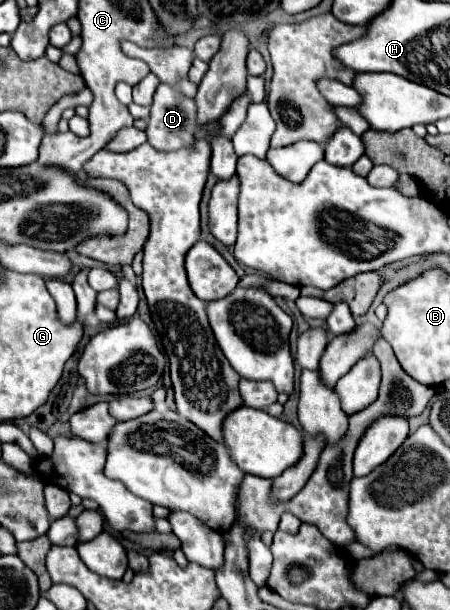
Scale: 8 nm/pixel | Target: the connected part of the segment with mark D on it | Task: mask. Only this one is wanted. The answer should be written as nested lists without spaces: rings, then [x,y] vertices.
[[[161,83],[155,91],[147,125],[149,145],[157,151],[177,151],[193,143],[195,105],[181,91]]]

